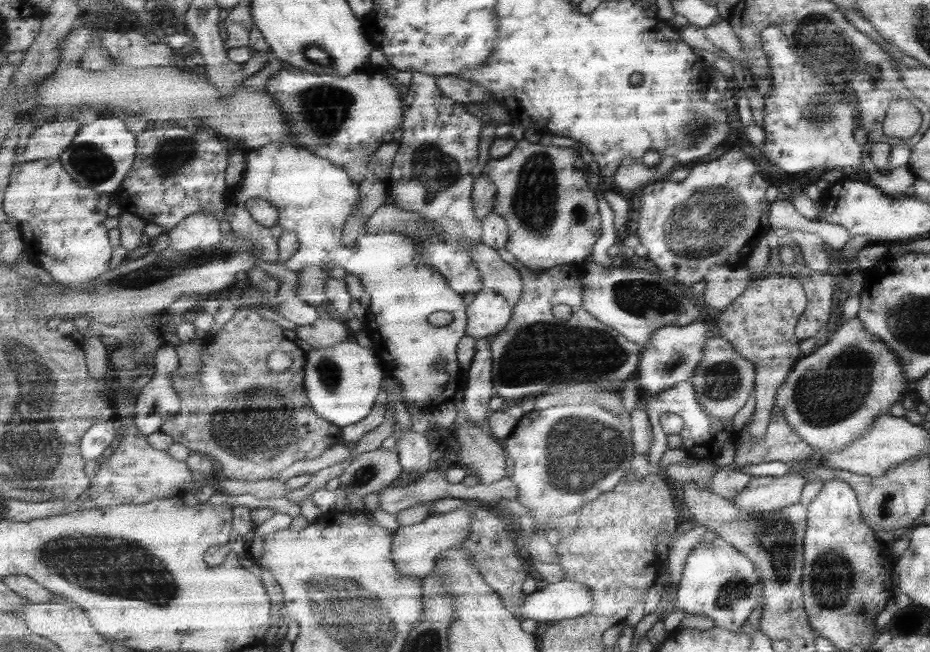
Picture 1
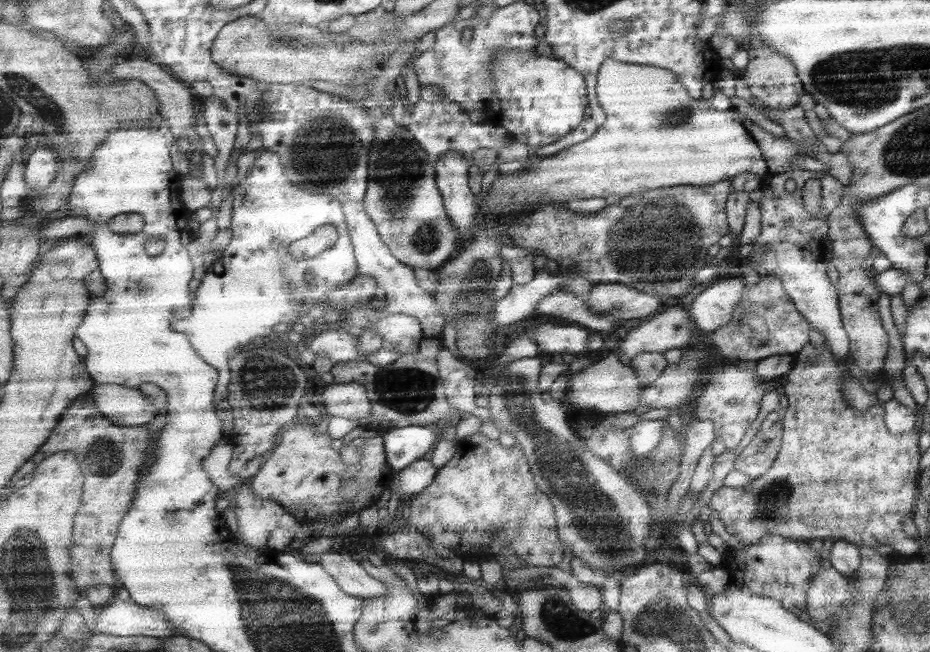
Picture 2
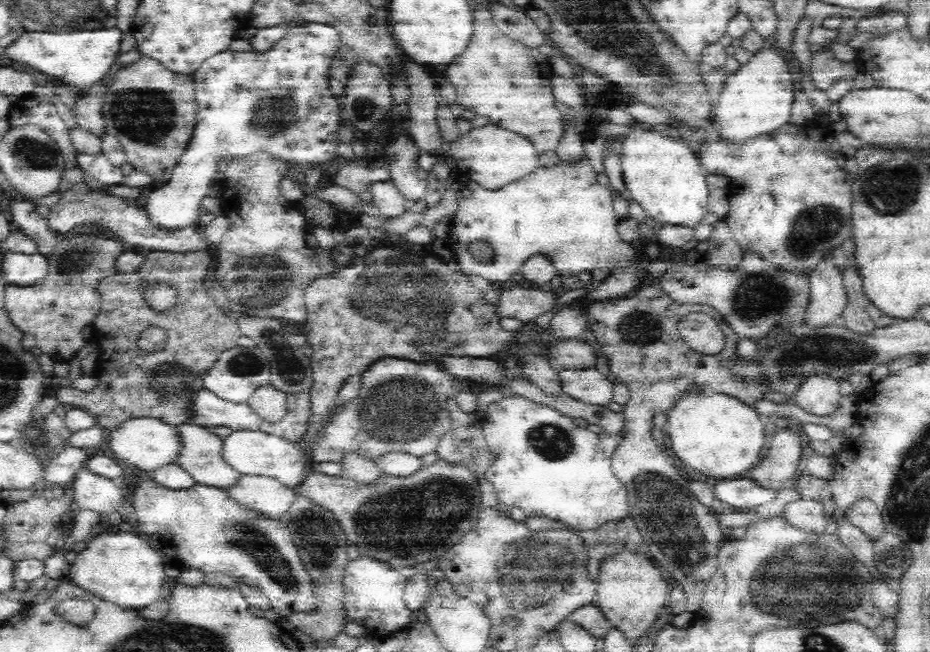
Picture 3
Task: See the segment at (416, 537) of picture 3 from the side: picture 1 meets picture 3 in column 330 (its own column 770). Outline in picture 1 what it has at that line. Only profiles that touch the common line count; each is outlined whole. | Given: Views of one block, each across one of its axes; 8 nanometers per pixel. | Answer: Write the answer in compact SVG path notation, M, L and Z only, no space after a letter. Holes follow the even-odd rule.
M785 474L781 478L759 476L747 482L747 486L735 494L735 508L749 516L759 516L777 510L789 510L801 500L801 492L807 480L799 474Z

